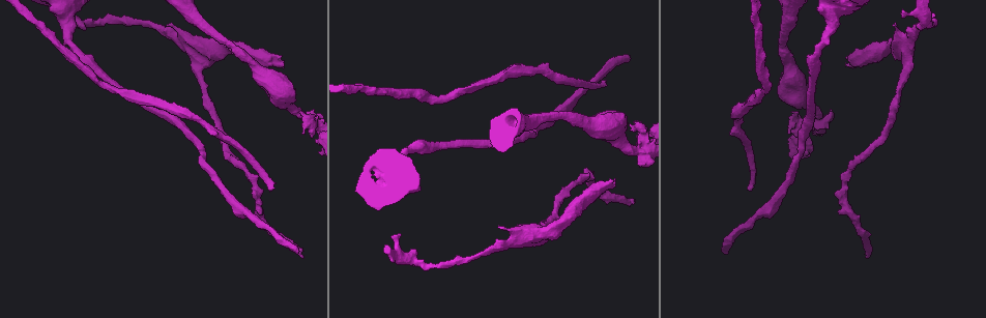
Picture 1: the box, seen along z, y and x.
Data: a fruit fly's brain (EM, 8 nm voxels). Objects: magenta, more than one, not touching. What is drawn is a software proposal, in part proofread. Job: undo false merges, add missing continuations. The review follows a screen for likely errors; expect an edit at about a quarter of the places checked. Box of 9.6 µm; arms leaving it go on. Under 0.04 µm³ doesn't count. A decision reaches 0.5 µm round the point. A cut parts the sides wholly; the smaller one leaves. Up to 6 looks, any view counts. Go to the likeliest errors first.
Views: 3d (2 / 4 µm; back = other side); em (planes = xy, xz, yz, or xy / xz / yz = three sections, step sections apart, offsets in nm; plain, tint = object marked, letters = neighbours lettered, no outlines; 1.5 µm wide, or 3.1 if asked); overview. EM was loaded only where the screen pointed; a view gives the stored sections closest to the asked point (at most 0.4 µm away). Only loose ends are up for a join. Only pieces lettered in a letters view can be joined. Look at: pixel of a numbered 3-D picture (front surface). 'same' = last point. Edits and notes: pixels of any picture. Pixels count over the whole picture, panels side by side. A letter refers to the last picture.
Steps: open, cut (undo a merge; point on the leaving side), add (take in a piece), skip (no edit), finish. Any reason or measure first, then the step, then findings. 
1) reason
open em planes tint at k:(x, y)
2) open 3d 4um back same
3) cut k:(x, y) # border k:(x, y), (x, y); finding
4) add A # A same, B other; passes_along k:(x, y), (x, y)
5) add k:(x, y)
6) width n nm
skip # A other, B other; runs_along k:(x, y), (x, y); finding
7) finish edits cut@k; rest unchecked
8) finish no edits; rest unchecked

branch stops here
open 3d 4um at 1:(750, 187)

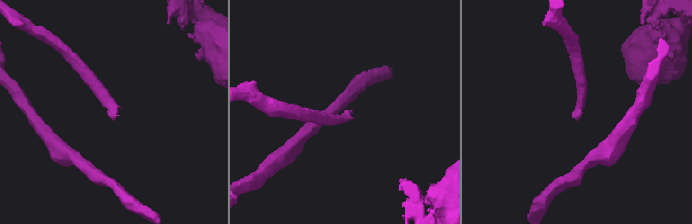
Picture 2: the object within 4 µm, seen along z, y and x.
open em xy step 8 tint at 2:(574, 115)

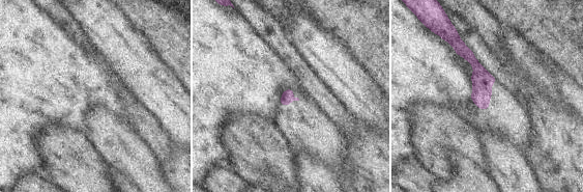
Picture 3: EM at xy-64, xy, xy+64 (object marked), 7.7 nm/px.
open em xz step 4 letters same

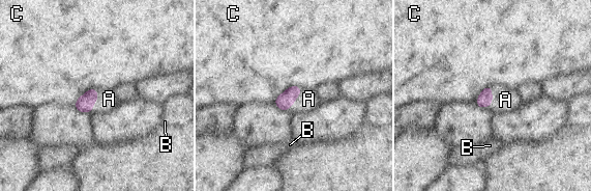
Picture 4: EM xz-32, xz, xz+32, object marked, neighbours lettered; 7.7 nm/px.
width 110 nm
add 4:(109, 99) # A same, B other, C other; it goes on there

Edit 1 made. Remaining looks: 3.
see it whole again
open overview

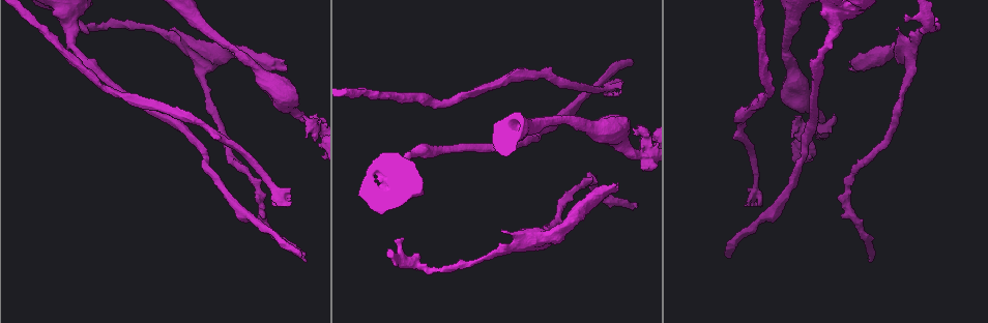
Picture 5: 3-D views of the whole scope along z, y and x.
end of a long branch
open 3d 2um at 5:(287, 71)

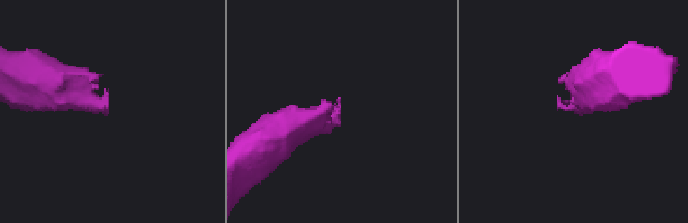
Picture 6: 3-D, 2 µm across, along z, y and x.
open em planes letters at 6:(340, 98)

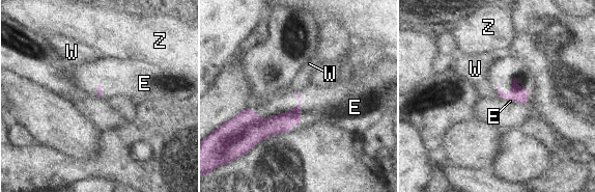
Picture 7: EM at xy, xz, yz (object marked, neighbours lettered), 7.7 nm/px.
add 7:(331, 107) # E same, W other, Z other; passes_along 7:(280, 124), (300, 101), (331, 107); the neuron continues

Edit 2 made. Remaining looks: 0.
finish edits add@4, add@7; rest unchecked

